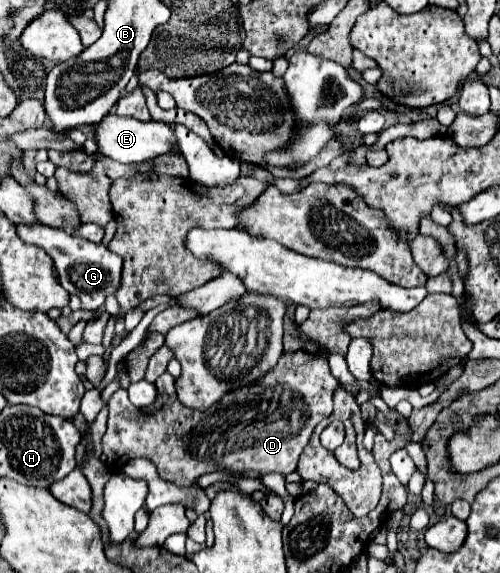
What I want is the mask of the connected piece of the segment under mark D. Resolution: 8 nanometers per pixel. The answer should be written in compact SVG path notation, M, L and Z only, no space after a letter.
M296 351L292 355L282 355L278 365L266 373L260 381L228 393L222 397L220 403L212 405L208 411L194 411L182 405L174 391L174 377L170 373L162 373L156 379L156 401L146 409L136 409L128 401L128 393L118 389L108 399L108 429L102 437L102 449L110 449L106 465L110 471L120 471L128 463L128 459L144 457L152 461L158 469L160 479L170 481L180 487L194 485L196 477L218 471L218 469L234 469L234 471L254 471L254 473L282 473L288 475L296 471L298 457L306 447L308 439L312 437L314 427L332 413L332 393L338 381L332 377L328 359L314 357L304 351Z

